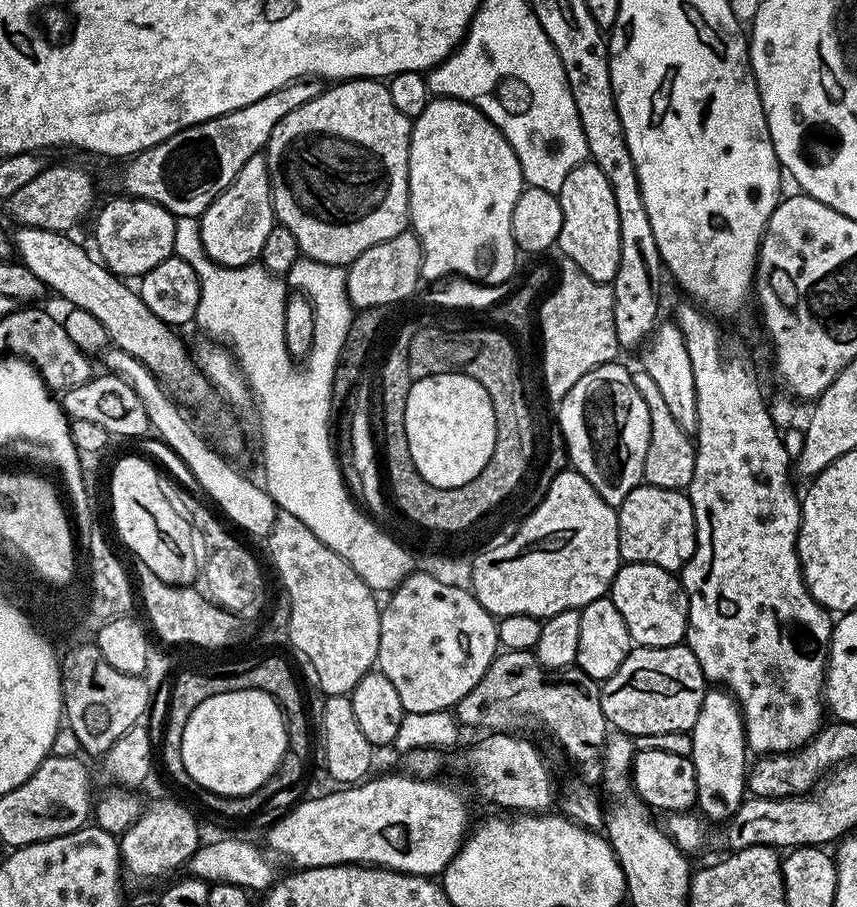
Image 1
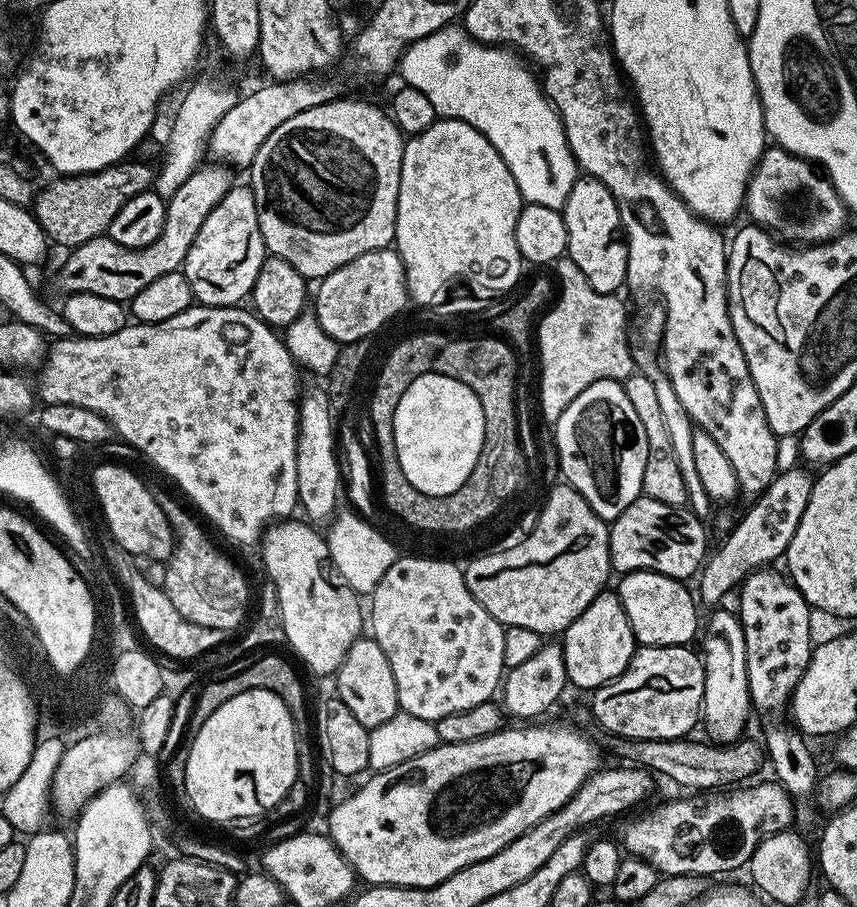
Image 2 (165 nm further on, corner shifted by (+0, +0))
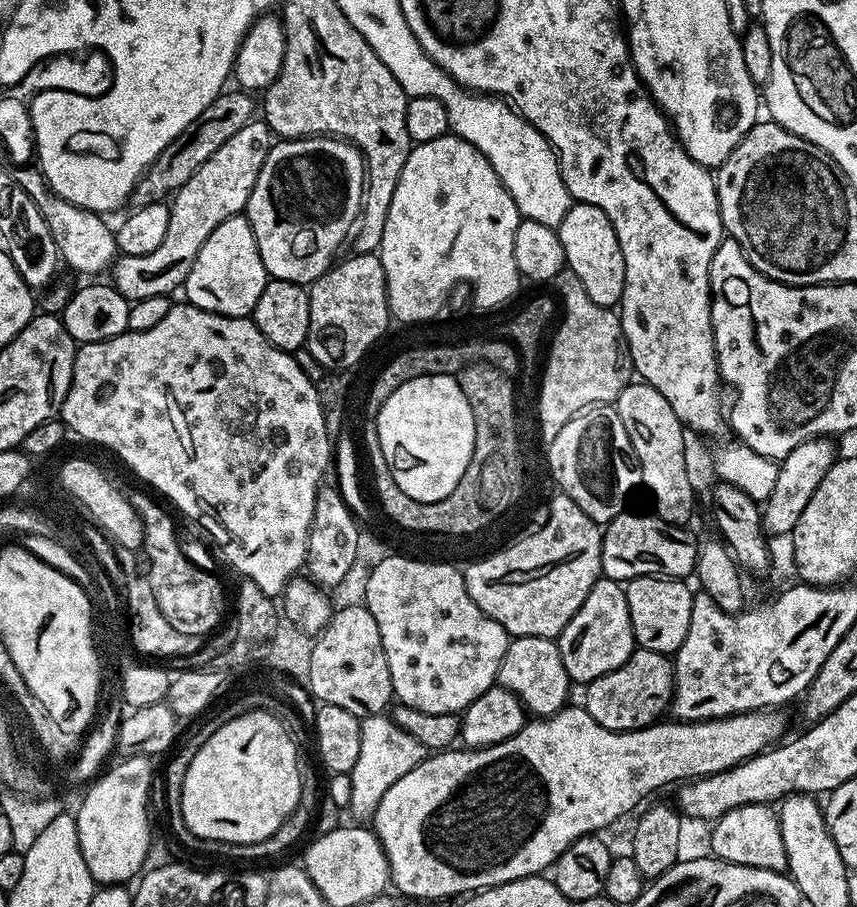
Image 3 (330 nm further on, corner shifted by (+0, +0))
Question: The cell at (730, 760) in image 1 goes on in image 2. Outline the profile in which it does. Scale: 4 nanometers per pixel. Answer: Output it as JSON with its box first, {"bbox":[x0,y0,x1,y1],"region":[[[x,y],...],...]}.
{"bbox":[702,606,754,745],"region":[[[724,606],[717,607],[716,612],[708,620],[708,625],[703,625],[702,640],[704,636],[704,703],[702,705],[702,728],[708,731],[707,739],[717,745],[734,744],[745,735],[744,727],[748,724],[748,715],[752,716],[754,709],[751,700],[750,686],[747,680],[746,666],[746,638],[743,637],[743,626],[740,617],[735,611],[727,612]]]}

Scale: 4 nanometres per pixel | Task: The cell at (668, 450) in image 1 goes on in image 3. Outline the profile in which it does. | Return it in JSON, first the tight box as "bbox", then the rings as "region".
{"bbox":[614,382,696,525],"region":[[[643,382],[627,384],[614,401],[614,407],[618,418],[622,418],[622,426],[626,426],[626,434],[630,434],[630,446],[634,446],[634,454],[640,467],[640,483],[643,491],[648,491],[648,500],[652,503],[651,511],[667,524],[691,525],[692,511],[696,508],[696,492],[692,489],[692,476],[688,473],[688,452],[684,449],[686,429],[678,414],[674,414],[670,402],[666,402],[666,398],[662,398],[662,394],[654,390],[654,386]]]}

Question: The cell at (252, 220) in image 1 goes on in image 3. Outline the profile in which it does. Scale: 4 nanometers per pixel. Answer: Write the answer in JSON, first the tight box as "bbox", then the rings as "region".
{"bbox":[182,215,270,317],"region":[[[247,215],[231,216],[202,242],[194,266],[182,285],[187,303],[207,312],[217,312],[223,316],[251,317],[262,290],[268,285],[270,277],[266,266],[262,266],[262,254],[258,254],[258,242],[254,242],[254,230]]]}

